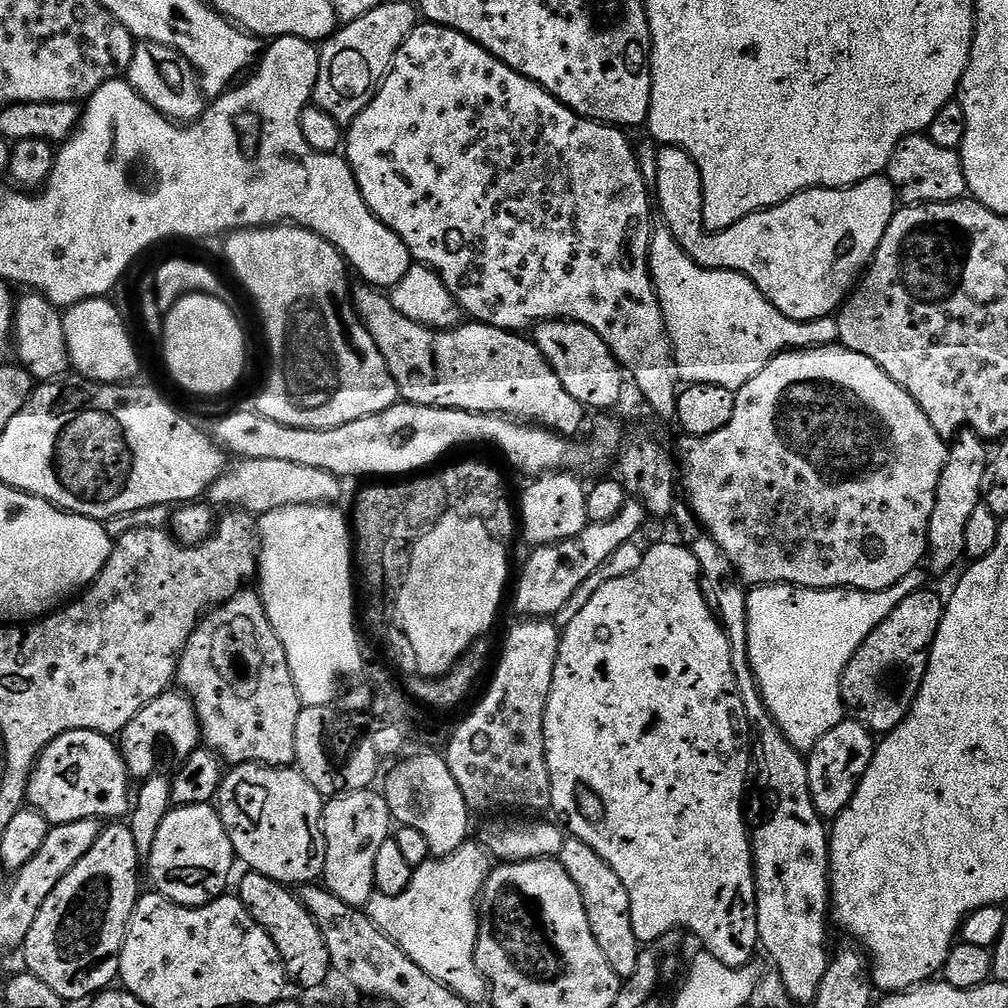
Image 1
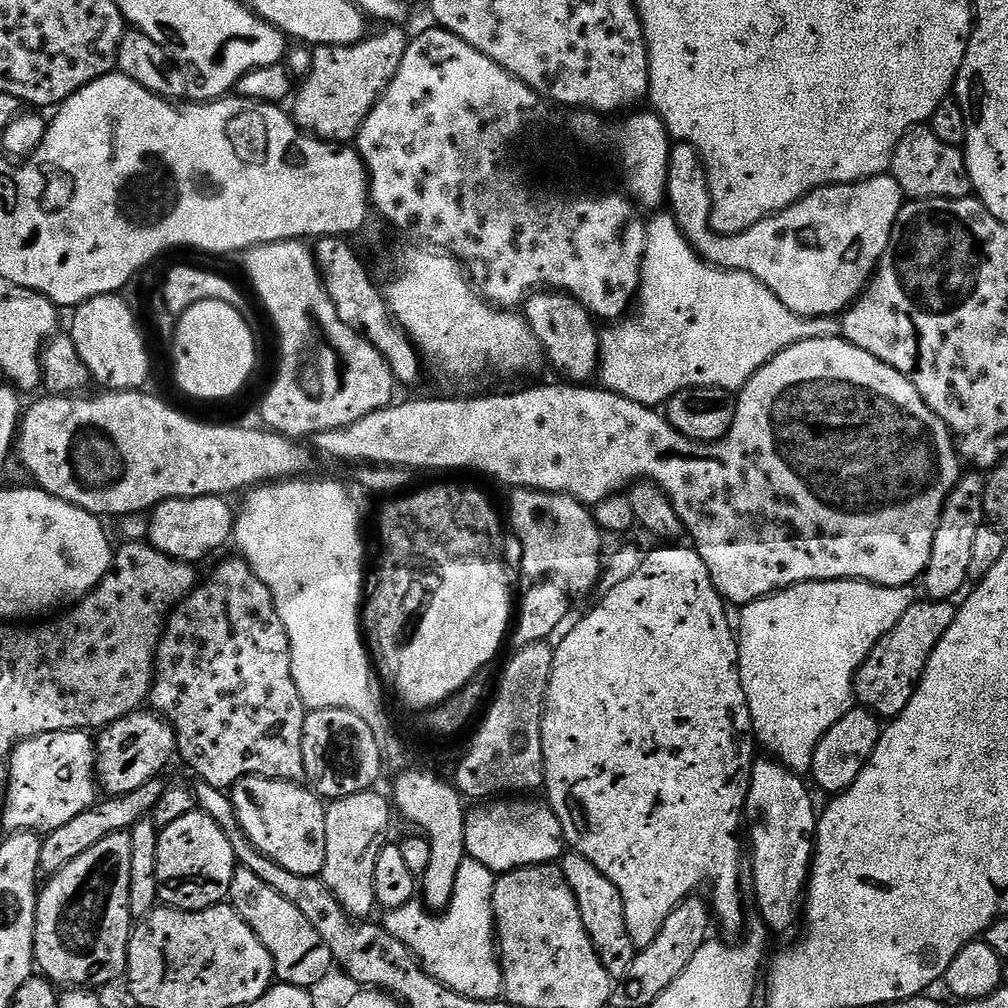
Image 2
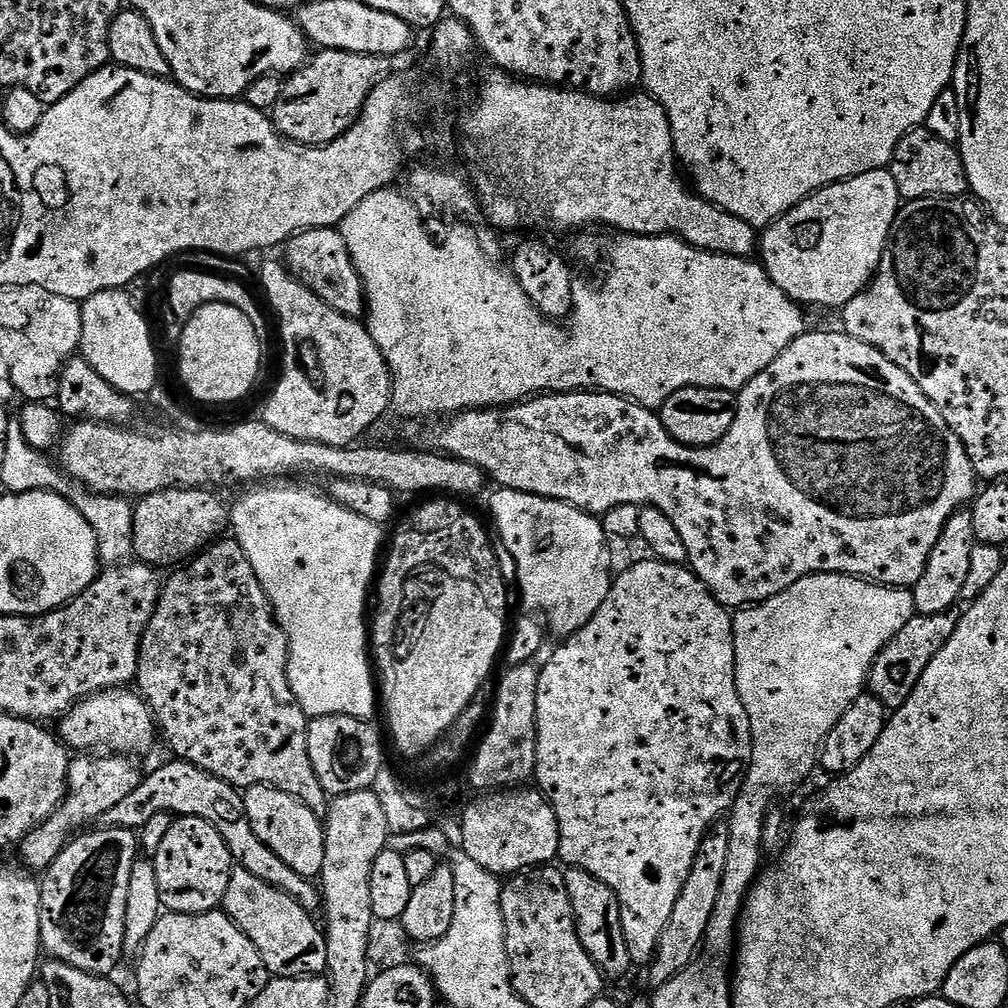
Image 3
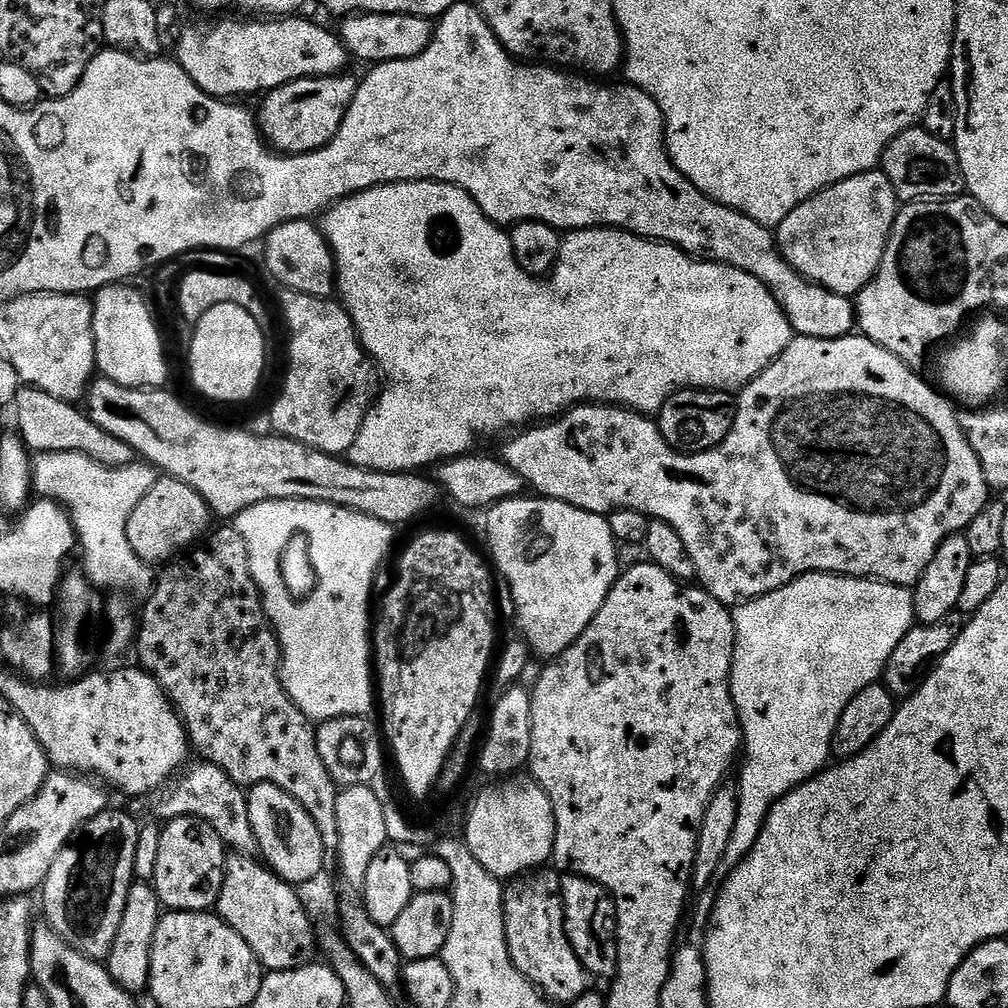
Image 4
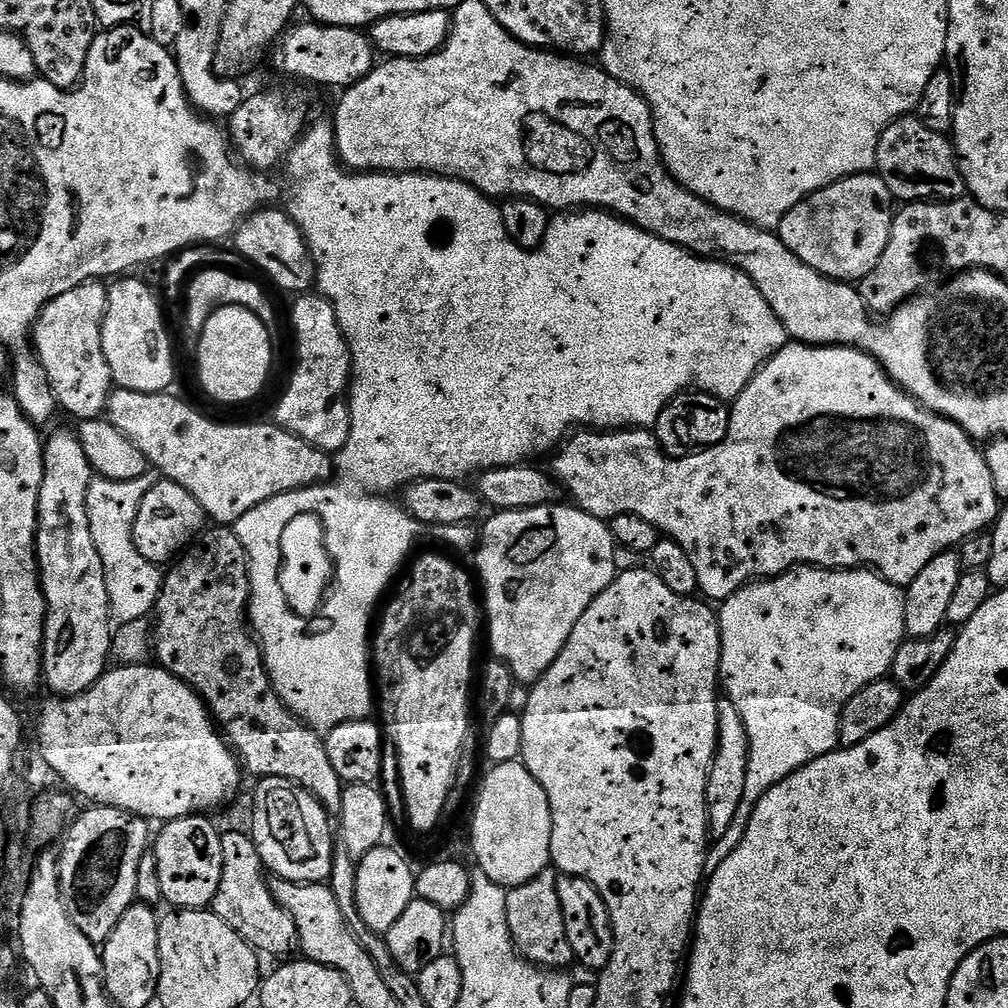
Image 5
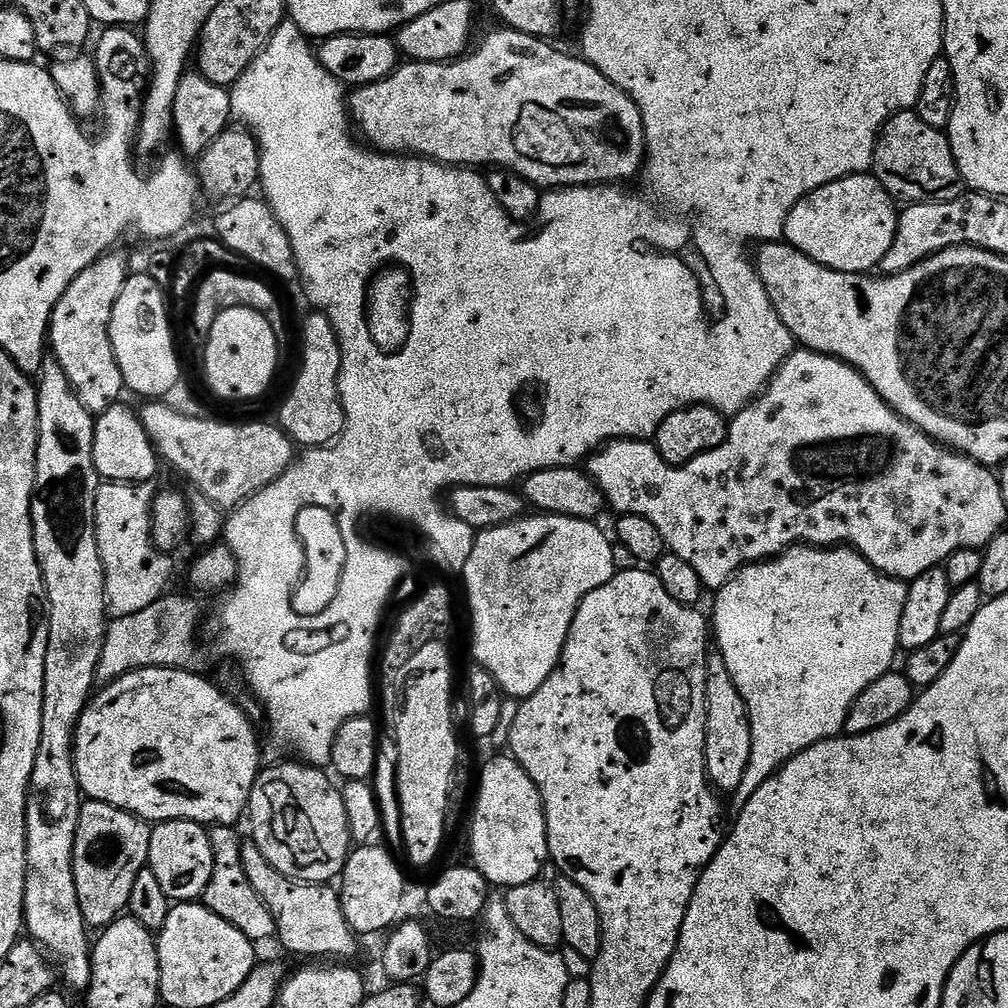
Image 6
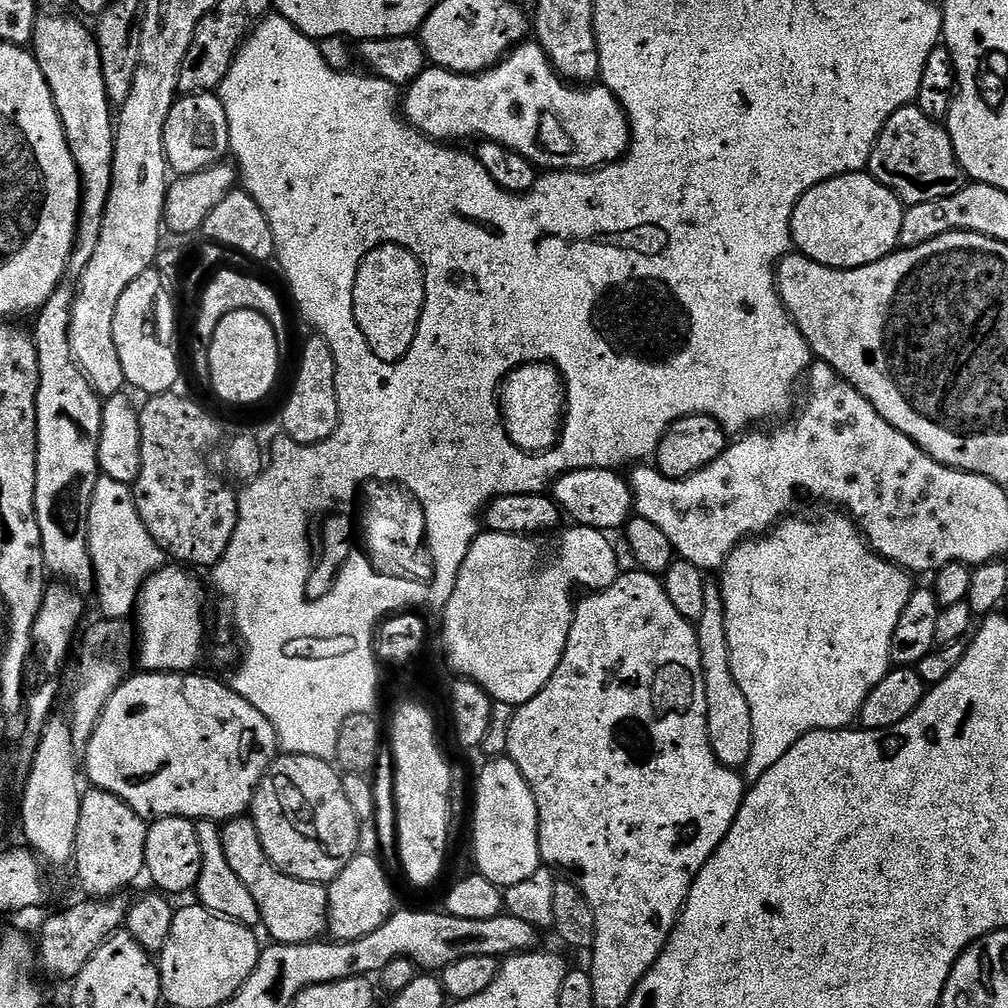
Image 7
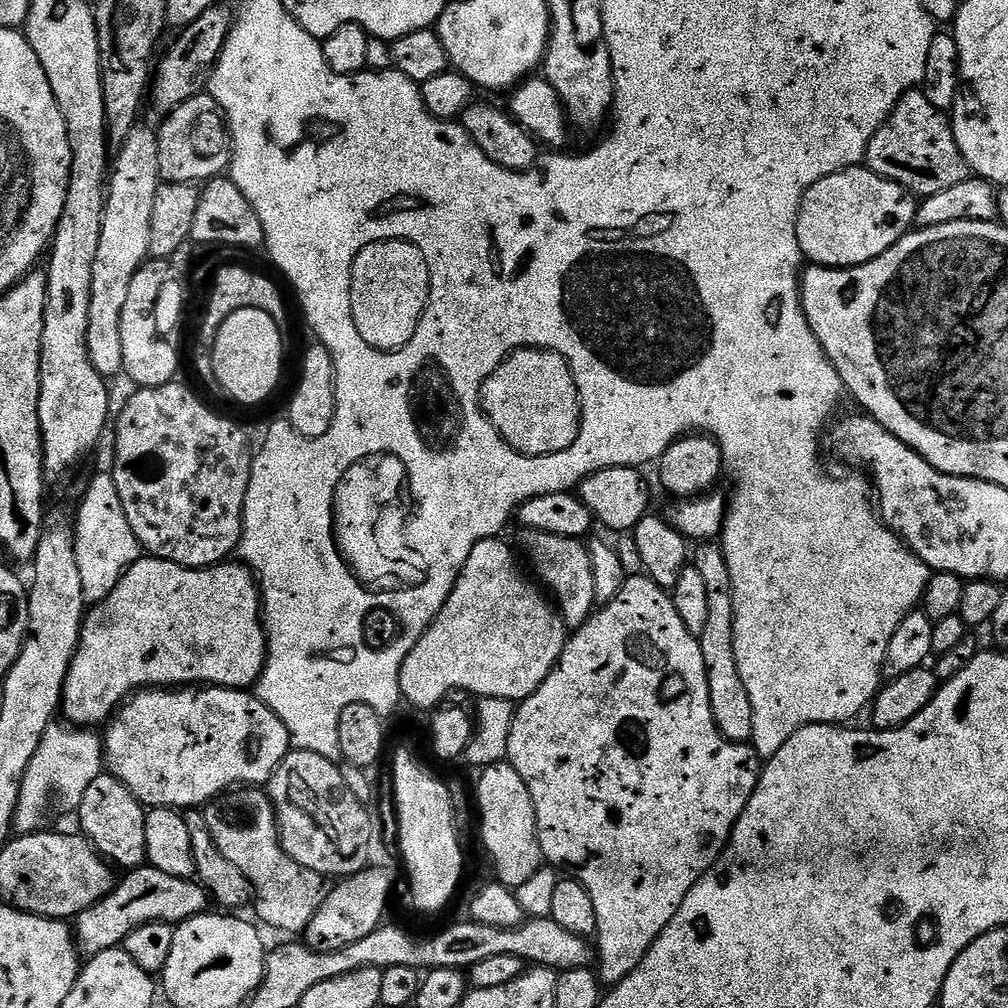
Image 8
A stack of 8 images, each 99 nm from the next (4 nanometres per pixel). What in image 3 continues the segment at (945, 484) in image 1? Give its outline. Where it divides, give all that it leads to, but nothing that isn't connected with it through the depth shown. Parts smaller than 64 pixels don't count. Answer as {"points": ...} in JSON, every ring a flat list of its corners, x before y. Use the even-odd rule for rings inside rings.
{"points":[[971,511,955,512,946,522,938,542,934,542,934,550,930,550,926,570,922,570,922,578,918,578,918,582,910,589,919,615,942,614,957,607,956,604,962,594,962,585,966,583,967,572,970,571,970,554,976,545]]}

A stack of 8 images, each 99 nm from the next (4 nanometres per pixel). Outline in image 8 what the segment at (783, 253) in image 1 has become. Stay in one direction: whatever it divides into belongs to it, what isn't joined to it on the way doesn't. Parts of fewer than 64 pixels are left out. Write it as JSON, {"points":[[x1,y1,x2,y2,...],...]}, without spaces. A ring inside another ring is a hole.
{"points":[[867,166,847,168,838,174,830,174,830,178,814,182,814,186,806,190,800,203,794,227,798,234,801,257,809,265,822,268,853,268,870,262,886,254,890,246,894,246,903,236,908,235,916,222,917,203,917,197,902,186,898,186,898,182,890,182,874,174]]}

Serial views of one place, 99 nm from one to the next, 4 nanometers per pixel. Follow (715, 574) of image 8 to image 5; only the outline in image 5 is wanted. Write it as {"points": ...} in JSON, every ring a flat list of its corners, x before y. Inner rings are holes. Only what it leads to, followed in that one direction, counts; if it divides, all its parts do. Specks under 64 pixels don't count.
{"points":[[724,698,717,703,716,753,708,765,706,778,706,810,708,811,708,835,713,841,720,840,726,830,730,830,730,822,734,814,738,814,738,802,742,802,742,793,746,790,746,770,750,742,746,734,746,726,742,722,742,714]]}

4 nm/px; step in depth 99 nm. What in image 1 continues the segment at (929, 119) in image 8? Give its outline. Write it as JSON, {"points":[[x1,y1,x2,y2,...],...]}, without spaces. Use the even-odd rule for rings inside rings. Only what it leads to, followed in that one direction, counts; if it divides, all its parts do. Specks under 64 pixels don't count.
{"points":[[913,134,898,142,886,175,888,181,896,187,899,203,904,206,949,204,969,195,959,151,942,150,942,146,937,146,926,134]]}

